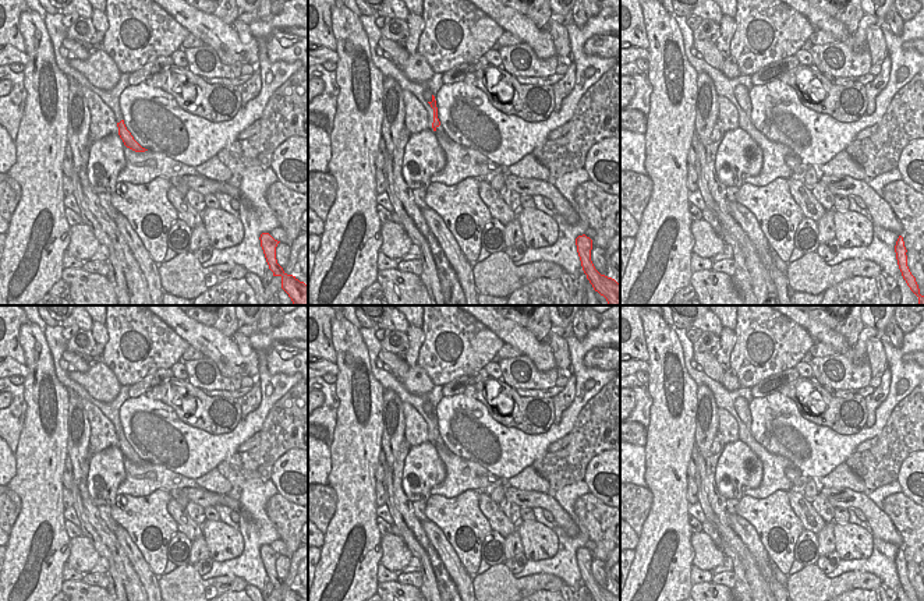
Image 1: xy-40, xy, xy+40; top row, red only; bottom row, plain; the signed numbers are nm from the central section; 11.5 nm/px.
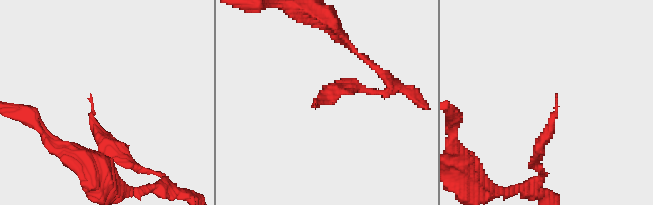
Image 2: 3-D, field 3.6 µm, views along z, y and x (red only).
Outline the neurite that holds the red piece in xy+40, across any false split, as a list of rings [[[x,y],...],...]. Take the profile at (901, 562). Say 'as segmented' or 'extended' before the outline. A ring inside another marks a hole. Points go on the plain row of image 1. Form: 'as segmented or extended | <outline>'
as segmented | [[[899,548],[899,551],[896,554],[895,565],[896,565],[896,572],[898,572],[899,581],[902,584],[902,588],[906,593],[907,598],[910,601],[918,601],[916,590],[911,587],[911,584],[907,579],[907,568],[906,568],[907,562],[904,559],[904,554],[903,554],[902,548]]]

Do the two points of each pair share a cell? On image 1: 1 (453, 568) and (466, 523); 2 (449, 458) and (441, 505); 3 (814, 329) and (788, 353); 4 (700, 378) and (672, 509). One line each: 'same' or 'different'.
1: different
2: different
3: different
4: different

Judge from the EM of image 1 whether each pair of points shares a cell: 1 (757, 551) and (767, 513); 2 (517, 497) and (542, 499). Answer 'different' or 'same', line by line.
1: different
2: same

